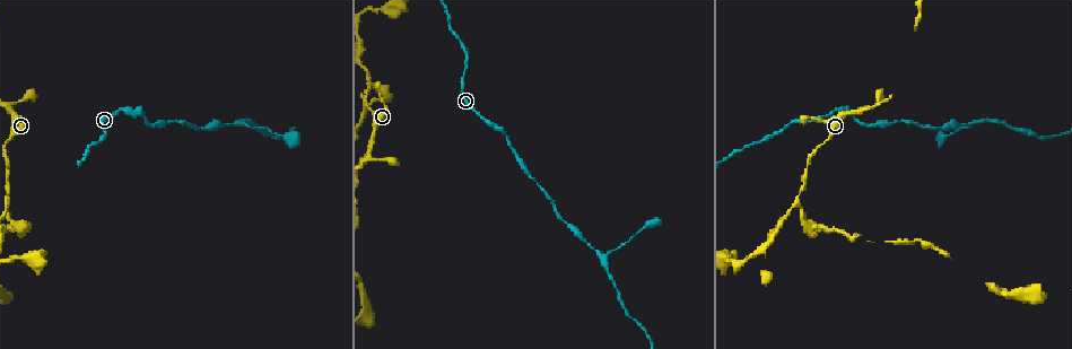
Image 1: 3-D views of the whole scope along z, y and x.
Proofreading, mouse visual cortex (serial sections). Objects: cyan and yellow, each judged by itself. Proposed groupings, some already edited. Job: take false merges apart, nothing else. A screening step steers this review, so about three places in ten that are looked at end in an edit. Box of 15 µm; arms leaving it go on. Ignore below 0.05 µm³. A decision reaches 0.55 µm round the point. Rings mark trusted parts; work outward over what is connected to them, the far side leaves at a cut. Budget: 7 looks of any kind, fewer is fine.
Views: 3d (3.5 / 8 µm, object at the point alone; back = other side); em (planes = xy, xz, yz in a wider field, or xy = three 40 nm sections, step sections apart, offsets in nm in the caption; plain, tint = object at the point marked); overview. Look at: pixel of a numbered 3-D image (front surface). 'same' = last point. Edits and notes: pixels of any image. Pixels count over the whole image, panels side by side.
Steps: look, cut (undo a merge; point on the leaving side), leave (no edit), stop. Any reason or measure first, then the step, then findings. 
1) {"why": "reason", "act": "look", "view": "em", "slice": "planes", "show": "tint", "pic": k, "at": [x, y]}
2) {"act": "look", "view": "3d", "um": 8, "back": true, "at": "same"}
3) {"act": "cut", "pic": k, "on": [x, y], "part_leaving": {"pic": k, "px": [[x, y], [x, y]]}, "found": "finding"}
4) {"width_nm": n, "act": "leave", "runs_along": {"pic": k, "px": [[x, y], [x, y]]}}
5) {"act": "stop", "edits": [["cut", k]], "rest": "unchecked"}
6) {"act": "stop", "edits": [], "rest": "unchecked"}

{"why": "a fork", "act": "look", "view": "3d", "um": 3.5, "pic": 1, "at": [874, 105]}

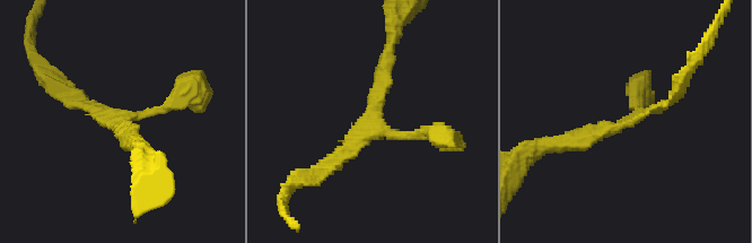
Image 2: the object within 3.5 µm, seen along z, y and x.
{"why": "need the tissue", "act": "look", "view": "em", "slice": "xy", "step": 5, "show": "tint", "pic": 2, "at": [378, 122]}

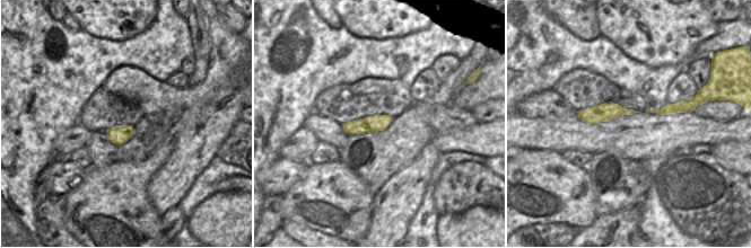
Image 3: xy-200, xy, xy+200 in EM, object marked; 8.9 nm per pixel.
{"arms": 3, "arm_widths_nm": [150, 200, 200], "act": "leave", "runs_along": {"pic": 2, "px": [[387, 54], [381, 129], [437, 135]]}, "found": "all the same cell"}

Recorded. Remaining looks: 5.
{"why": "side arm on a straight run", "act": "look", "view": "3d", "um": 3.5, "back": true, "pic": 1, "at": [368, 78]}

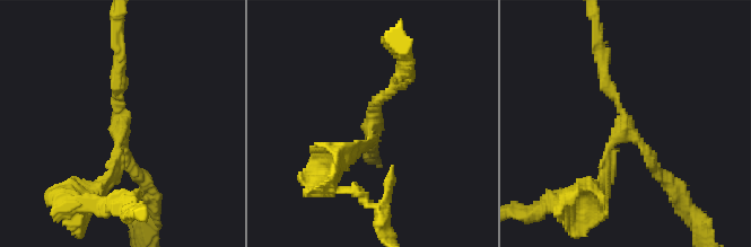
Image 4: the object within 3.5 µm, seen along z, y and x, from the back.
{"arms": 3, "arm_widths_nm": [100, 200, 200], "act": "look", "view": "em", "slice": "xy", "step": 1, "show": "tint", "pic": 4, "at": [120, 124]}

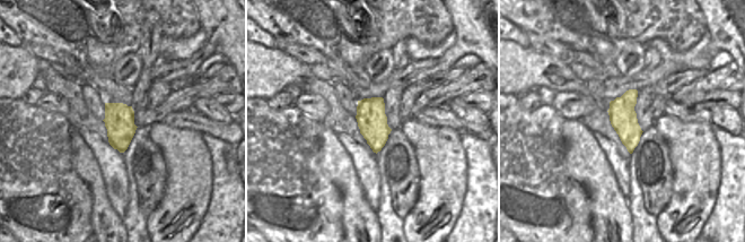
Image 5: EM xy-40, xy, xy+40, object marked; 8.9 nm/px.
{"act": "leave", "found": "all the same cell"}

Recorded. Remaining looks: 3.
{"why": "two arms in line, one across", "act": "look", "view": "3d", "um": 3.5, "pic": 1, "at": [241, 121]}

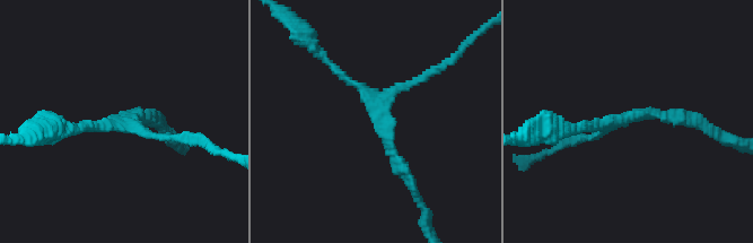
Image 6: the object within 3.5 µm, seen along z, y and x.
{"act": "look", "view": "em", "slice": "xy", "step": 3, "show": "tint", "pic": 6, "at": [371, 104]}

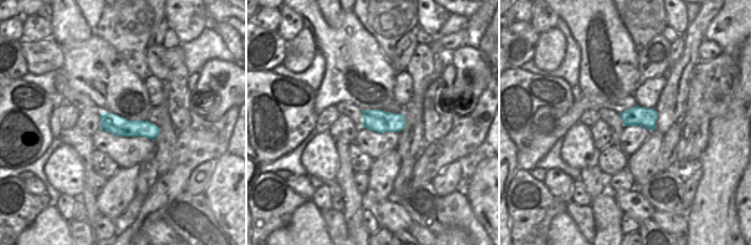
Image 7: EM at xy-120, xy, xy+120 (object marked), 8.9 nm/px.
{"act": "leave", "runs_along": {"pic": 6, "px": [[314, 50], [373, 102], [438, 70]]}, "found": "continuous, no second cell"}

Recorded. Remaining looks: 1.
{"act": "stop", "edits": [], "rest": "unchecked"}

